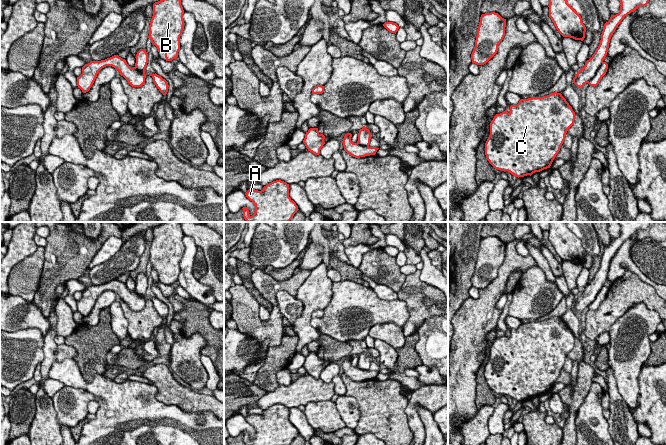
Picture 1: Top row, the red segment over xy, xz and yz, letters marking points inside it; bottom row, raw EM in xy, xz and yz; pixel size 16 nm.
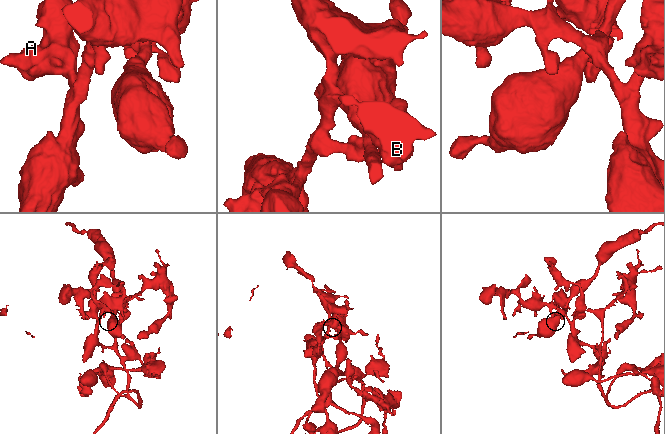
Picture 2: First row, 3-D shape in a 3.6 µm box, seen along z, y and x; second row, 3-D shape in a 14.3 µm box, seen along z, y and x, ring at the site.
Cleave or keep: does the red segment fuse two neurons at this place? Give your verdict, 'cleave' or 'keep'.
cleave

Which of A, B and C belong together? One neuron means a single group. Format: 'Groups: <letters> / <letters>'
Groups: A B / C

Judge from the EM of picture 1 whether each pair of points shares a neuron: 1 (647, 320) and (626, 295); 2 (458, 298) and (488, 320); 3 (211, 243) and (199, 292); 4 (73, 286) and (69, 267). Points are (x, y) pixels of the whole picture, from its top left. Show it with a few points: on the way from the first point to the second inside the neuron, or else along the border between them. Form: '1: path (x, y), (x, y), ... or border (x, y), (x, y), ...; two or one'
1: border (655, 310), (635, 303), (616, 320); two
2: border (469, 296), (458, 309); two
3: border (198, 280), (206, 284), (213, 295); two
4: border (76, 279), (70, 279), (65, 284); two

